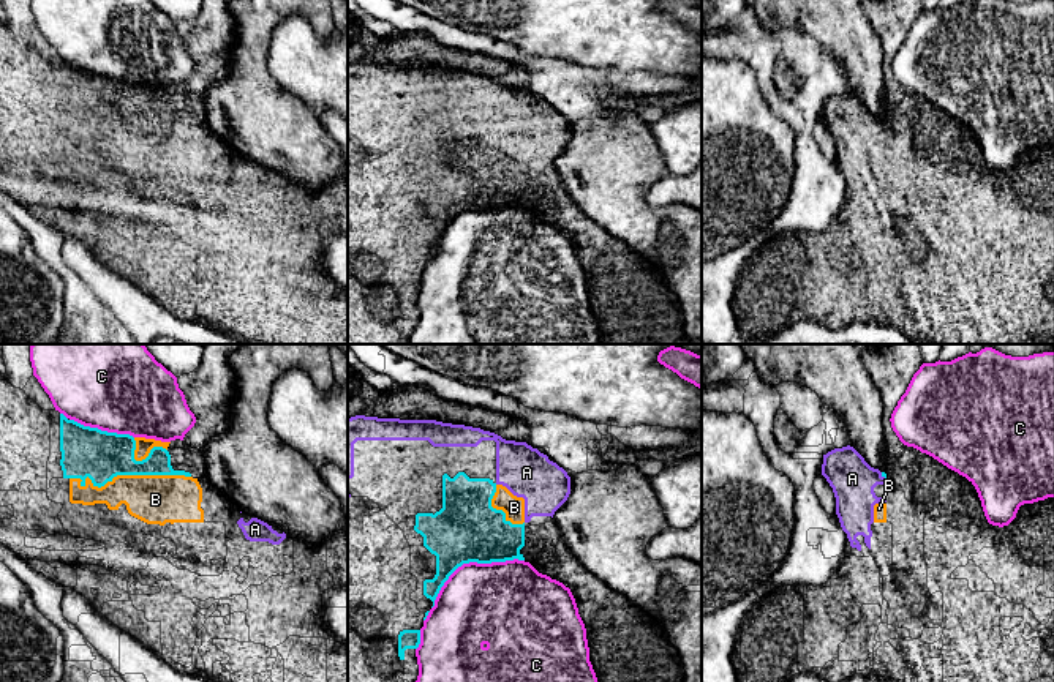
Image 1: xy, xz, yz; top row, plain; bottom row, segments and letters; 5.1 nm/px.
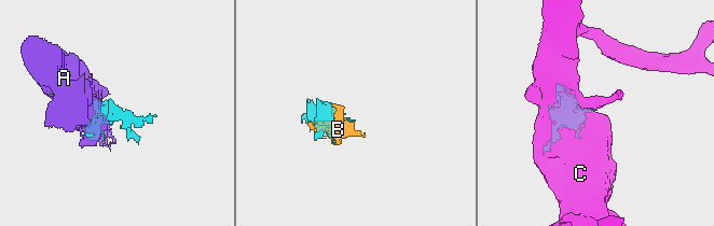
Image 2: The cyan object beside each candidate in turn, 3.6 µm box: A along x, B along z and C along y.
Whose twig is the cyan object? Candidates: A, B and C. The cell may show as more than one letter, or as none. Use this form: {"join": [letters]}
{"join": ["A", "B"]}

